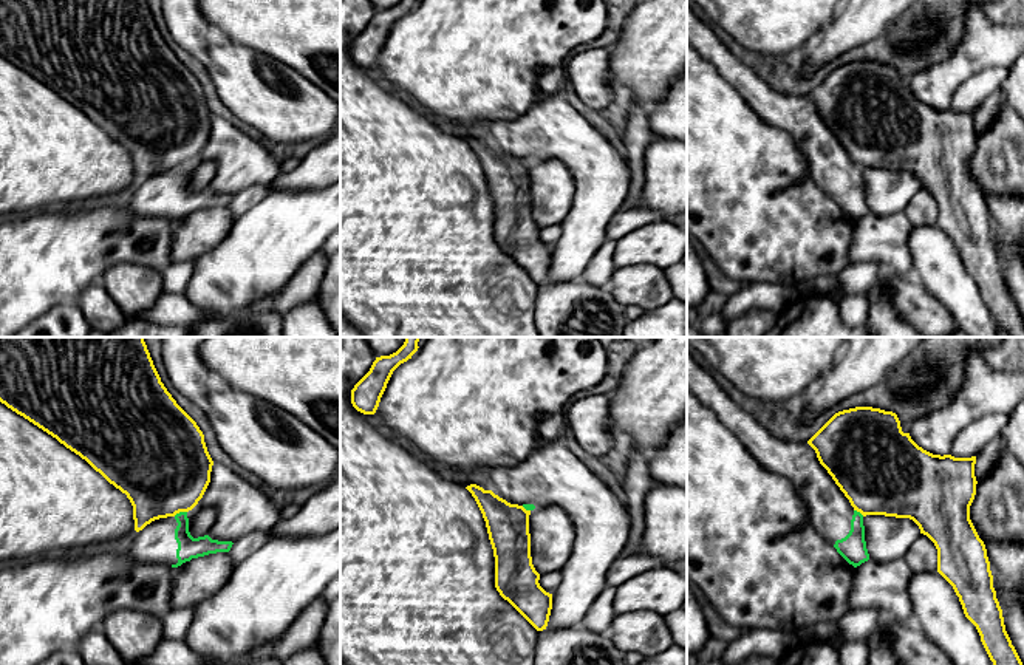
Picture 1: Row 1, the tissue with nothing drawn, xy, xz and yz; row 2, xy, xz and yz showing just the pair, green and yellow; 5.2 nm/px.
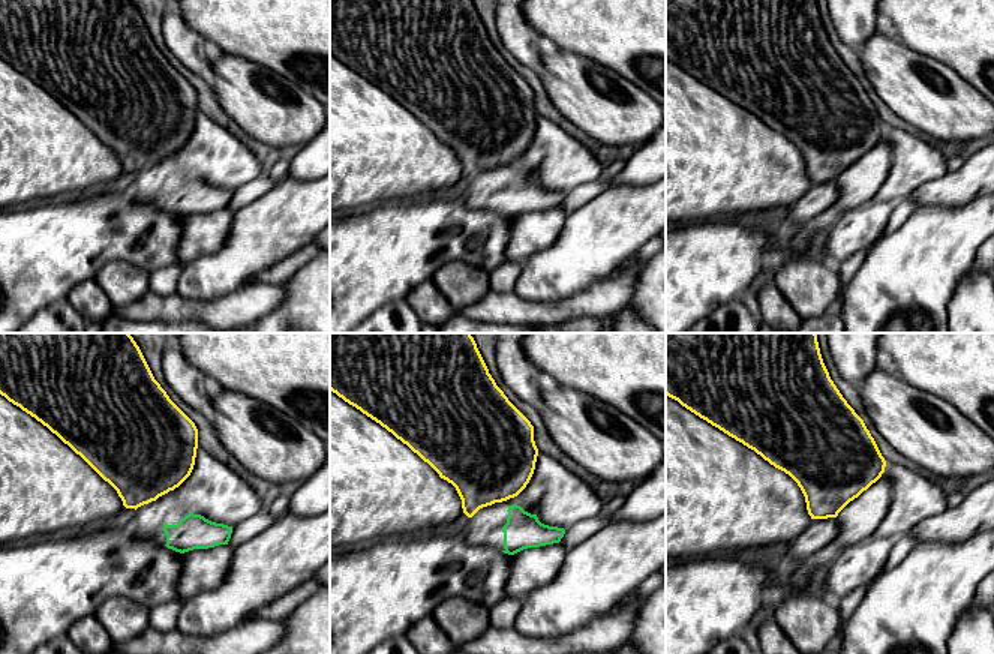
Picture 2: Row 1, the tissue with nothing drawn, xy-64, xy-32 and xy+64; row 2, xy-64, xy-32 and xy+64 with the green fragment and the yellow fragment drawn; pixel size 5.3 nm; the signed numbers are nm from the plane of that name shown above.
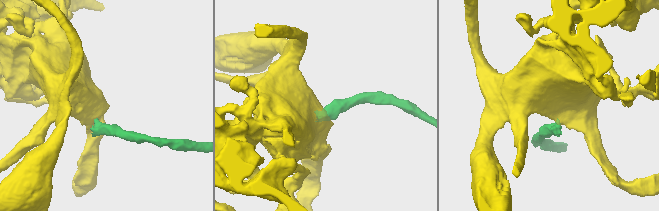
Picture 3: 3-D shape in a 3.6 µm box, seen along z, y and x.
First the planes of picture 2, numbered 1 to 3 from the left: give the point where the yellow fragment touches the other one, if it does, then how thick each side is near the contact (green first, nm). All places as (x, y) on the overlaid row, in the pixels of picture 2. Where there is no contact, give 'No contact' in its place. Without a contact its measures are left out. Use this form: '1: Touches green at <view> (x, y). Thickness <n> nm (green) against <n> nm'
1: No contact
2: No contact
3: No contact

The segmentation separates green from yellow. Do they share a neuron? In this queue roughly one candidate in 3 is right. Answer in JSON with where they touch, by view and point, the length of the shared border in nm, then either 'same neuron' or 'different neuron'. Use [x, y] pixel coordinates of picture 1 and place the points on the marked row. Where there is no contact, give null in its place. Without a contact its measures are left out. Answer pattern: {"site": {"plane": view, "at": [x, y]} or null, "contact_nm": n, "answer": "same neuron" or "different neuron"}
{"site": {"plane": "xy", "at": [180, 512]}, "contact_nm": 80, "answer": "different neuron"}

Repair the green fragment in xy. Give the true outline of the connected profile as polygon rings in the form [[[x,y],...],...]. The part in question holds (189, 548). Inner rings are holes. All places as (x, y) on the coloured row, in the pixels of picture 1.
[[[213,462],[210,483],[193,509],[210,507],[215,510],[215,523],[204,537],[193,538],[189,532],[187,512],[175,517],[159,518],[136,532],[130,557],[142,563],[166,563],[178,568],[192,558],[217,552],[229,552],[232,544],[244,535],[269,530],[280,518],[280,507],[260,489],[226,466]]]

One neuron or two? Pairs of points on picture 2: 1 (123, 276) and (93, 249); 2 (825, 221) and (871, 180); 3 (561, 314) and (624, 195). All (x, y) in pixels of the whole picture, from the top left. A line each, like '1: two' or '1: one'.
1: two
2: one
3: two

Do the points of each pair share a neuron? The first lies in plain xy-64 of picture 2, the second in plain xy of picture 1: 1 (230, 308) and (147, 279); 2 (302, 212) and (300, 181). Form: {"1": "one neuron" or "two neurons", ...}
{"1": "two neurons", "2": "two neurons"}

